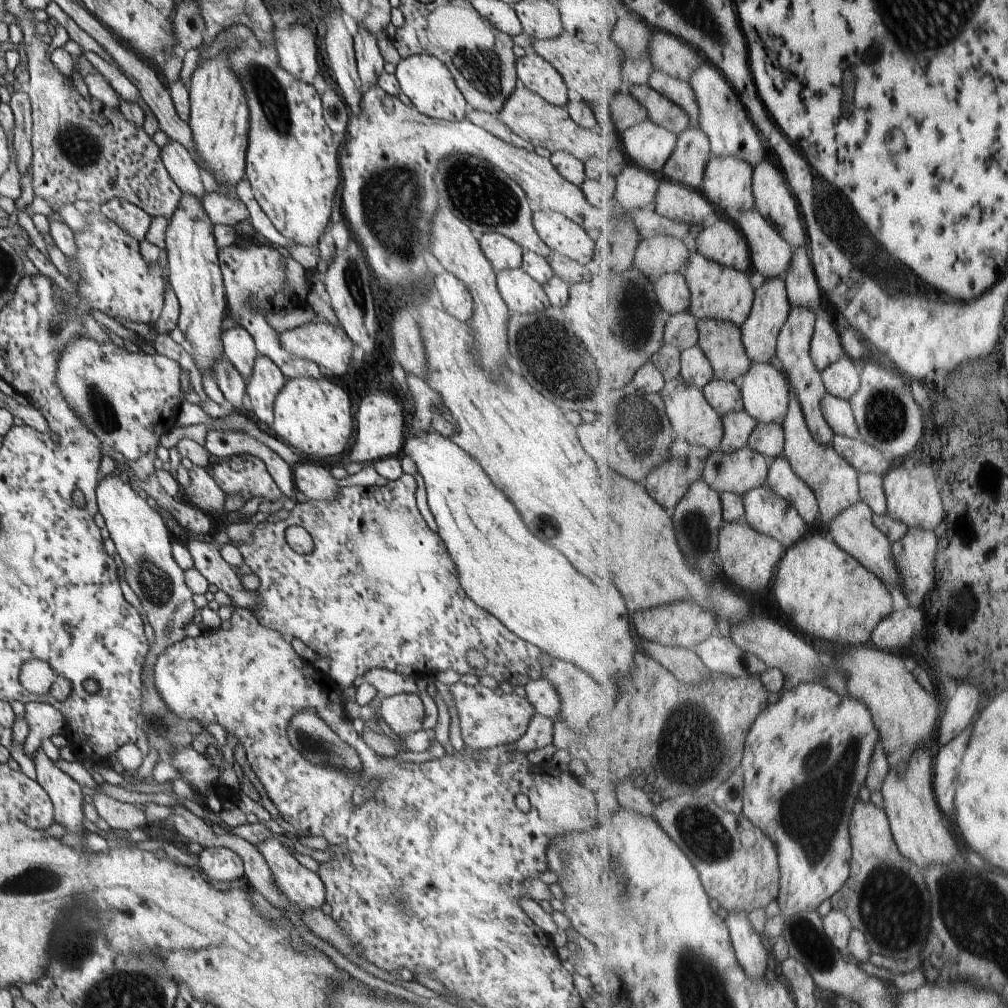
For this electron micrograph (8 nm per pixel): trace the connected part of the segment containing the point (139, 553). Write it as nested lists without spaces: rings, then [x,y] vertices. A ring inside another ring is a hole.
[[[115,471],[99,480],[96,493],[99,513],[104,517],[110,539],[124,562],[126,582],[140,600],[148,623],[154,630],[155,640],[145,659],[145,668],[152,674],[161,652],[166,652],[166,648],[187,637],[186,627],[193,622],[196,614],[193,593],[185,584],[184,571],[174,561],[170,534],[162,516],[148,506],[140,490]]]

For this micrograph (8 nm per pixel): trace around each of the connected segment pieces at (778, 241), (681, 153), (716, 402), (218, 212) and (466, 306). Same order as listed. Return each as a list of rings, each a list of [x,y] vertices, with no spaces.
[[[760,210],[744,212],[739,224],[750,238],[757,277],[765,280],[785,276],[792,268],[799,248],[786,240]]]
[[[700,127],[690,128],[680,135],[679,148],[665,169],[670,179],[688,187],[704,190],[708,166],[712,162],[712,138]]]
[[[716,379],[704,390],[710,403],[721,412],[722,416],[747,408],[744,392],[736,382]]]
[[[235,191],[230,194],[218,194],[218,192],[206,192],[202,200],[204,212],[213,225],[232,226],[249,220],[249,212]]]
[[[448,271],[437,276],[434,285],[444,310],[457,320],[469,323],[474,302],[466,286]]]

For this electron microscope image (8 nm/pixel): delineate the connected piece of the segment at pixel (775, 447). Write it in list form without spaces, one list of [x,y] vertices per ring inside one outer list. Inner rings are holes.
[[[761,423],[752,434],[749,446],[769,457],[782,457],[787,446],[785,426],[777,423]]]

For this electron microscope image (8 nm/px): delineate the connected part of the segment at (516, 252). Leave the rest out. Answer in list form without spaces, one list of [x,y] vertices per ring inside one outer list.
[[[494,232],[482,234],[479,246],[493,267],[494,273],[514,270],[522,266],[524,250],[514,240],[502,234]]]

